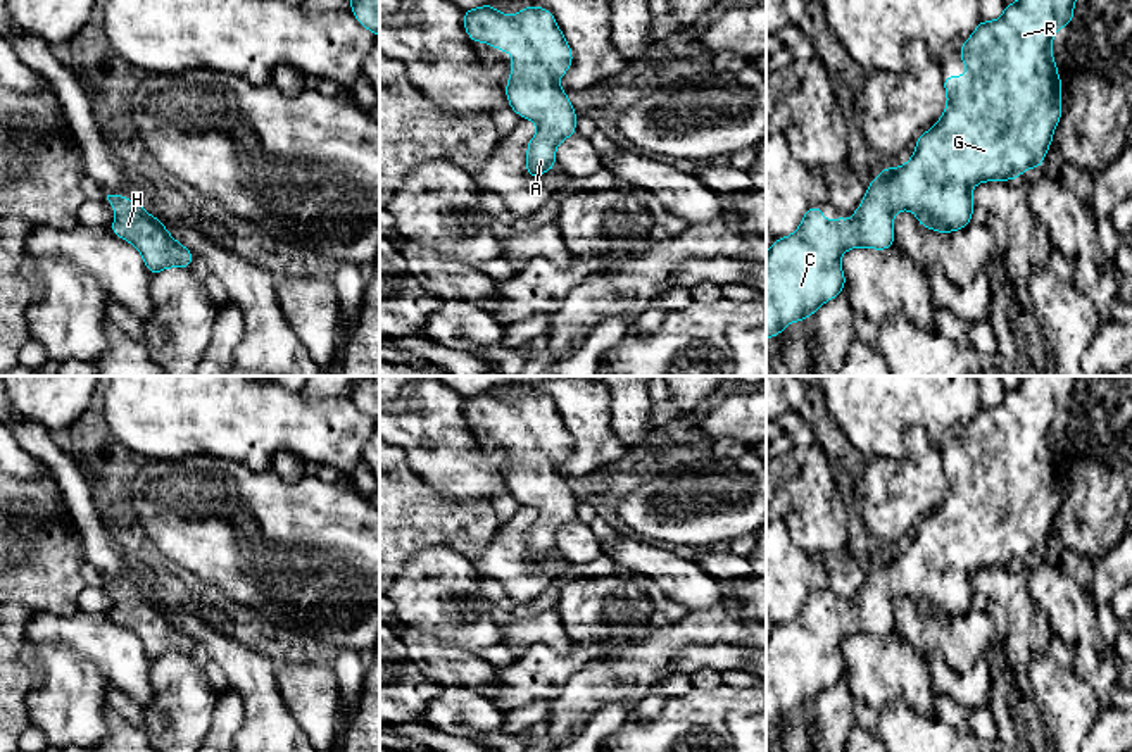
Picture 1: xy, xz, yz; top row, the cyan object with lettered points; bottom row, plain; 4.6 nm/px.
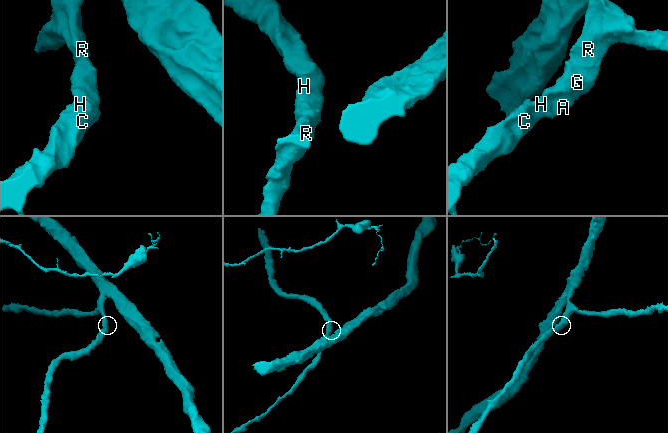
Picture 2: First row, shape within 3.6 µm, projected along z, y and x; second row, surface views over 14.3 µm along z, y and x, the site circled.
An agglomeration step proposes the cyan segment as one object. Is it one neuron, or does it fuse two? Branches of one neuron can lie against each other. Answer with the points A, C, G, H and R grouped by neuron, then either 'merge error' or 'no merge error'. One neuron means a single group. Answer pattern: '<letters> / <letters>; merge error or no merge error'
A C G H R; no merge error

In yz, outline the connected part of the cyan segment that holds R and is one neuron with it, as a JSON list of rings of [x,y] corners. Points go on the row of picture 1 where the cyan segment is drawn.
[[[1018,0],[1015,3],[1006,3],[1004,12],[997,21],[980,21],[973,31],[973,34],[963,41],[959,57],[961,62],[966,66],[968,74],[966,76],[942,76],[944,90],[947,93],[947,103],[944,114],[939,117],[939,121],[925,131],[916,141],[915,141],[915,154],[913,157],[901,167],[884,167],[880,174],[866,186],[866,195],[859,207],[852,212],[852,221],[847,222],[844,216],[840,214],[833,221],[823,219],[823,209],[814,205],[809,207],[799,224],[799,228],[785,238],[775,238],[771,243],[771,248],[766,252],[766,338],[778,336],[790,323],[794,321],[806,321],[809,316],[813,316],[818,307],[828,300],[837,298],[844,291],[846,285],[846,274],[840,267],[840,255],[851,248],[873,248],[873,250],[889,250],[894,247],[894,214],[897,210],[913,210],[916,214],[918,224],[923,228],[928,228],[937,233],[953,233],[958,229],[965,229],[972,222],[972,214],[975,202],[972,198],[972,188],[978,183],[985,181],[1009,181],[1009,179],[1020,179],[1022,172],[1025,169],[1042,169],[1042,160],[1047,154],[1047,148],[1053,143],[1053,133],[1061,121],[1061,78],[1058,76],[1058,64],[1053,59],[1053,38],[1056,31],[1061,26],[1070,26],[1073,22],[1073,9],[1075,0]]]

